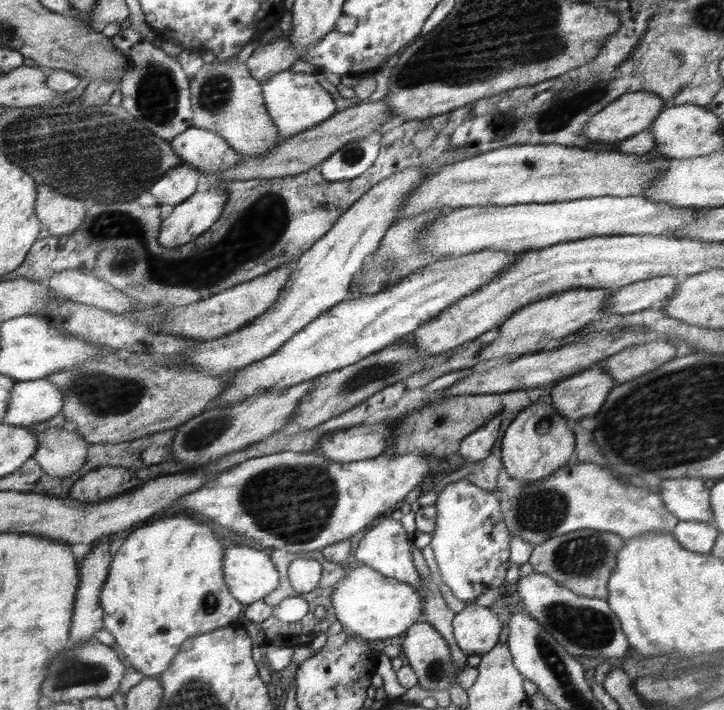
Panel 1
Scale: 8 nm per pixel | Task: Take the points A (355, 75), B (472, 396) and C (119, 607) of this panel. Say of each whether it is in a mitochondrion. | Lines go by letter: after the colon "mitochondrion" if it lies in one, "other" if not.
A: other
B: other
C: other

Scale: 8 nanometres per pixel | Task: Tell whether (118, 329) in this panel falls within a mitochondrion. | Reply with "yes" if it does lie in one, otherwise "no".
no

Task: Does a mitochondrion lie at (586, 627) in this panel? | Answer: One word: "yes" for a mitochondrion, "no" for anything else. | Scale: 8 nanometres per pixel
yes

